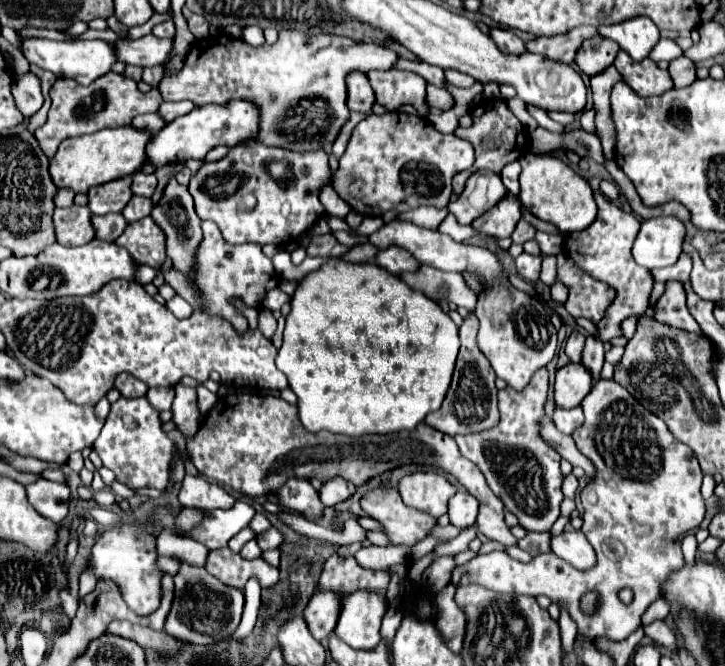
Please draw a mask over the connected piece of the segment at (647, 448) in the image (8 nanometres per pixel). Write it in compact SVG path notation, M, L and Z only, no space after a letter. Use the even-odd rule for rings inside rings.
M597 381L581 407L585 411L585 423L573 433L573 439L577 443L577 449L595 465L595 477L591 477L587 487L583 487L579 493L583 503L581 531L597 553L595 567L579 571L551 551L533 557L529 563L519 563L505 551L493 551L489 555L477 555L467 565L457 567L453 571L451 583L457 587L477 583L497 593L517 593L527 597L547 595L555 605L563 607L569 613L569 617L577 623L577 631L581 635L623 641L641 625L641 615L647 611L647 607L663 595L663 585L667 583L669 575L685 567L681 537L697 529L705 517L705 503L699 491L703 473L693 451L685 443L679 443L665 427L665 423L657 419L657 415L651 415L617 381ZM623 587L629 587L635 593L635 599L629 605L623 605L617 597L619 589ZM587 591L597 591L601 597L601 605L595 615L581 613L579 609L579 599Z

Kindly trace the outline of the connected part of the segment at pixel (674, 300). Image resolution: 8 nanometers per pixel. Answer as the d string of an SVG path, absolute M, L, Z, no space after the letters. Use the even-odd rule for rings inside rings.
M667 281L665 293L655 305L655 319L661 323L669 323L673 327L681 327L685 331L697 331L701 333L697 321L687 309L685 303L685 289L679 281Z

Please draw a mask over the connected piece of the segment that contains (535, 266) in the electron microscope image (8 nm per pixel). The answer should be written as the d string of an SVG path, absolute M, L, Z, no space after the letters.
M521 253L521 255L515 259L517 273L519 273L525 281L535 283L535 281L539 279L539 273L541 273L541 261L543 261L543 257L541 257L541 255Z

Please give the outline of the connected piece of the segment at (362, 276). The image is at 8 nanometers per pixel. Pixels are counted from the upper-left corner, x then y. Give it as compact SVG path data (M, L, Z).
M329 259L321 269L309 273L305 279L301 279L293 299L291 299L291 313L287 315L287 325L283 333L283 345L277 351L275 363L277 367L287 375L289 387L297 395L297 407L299 407L299 421L303 427L311 433L329 431L349 437L361 437L361 435L385 435L385 433L397 433L397 431L413 431L427 413L437 411L441 407L445 393L451 383L455 359L459 353L459 333L457 325L451 321L451 317L429 297L425 297L421 291L411 289L407 283L403 283L399 277L391 275L389 271L375 267L375 265L355 265L343 259Z

